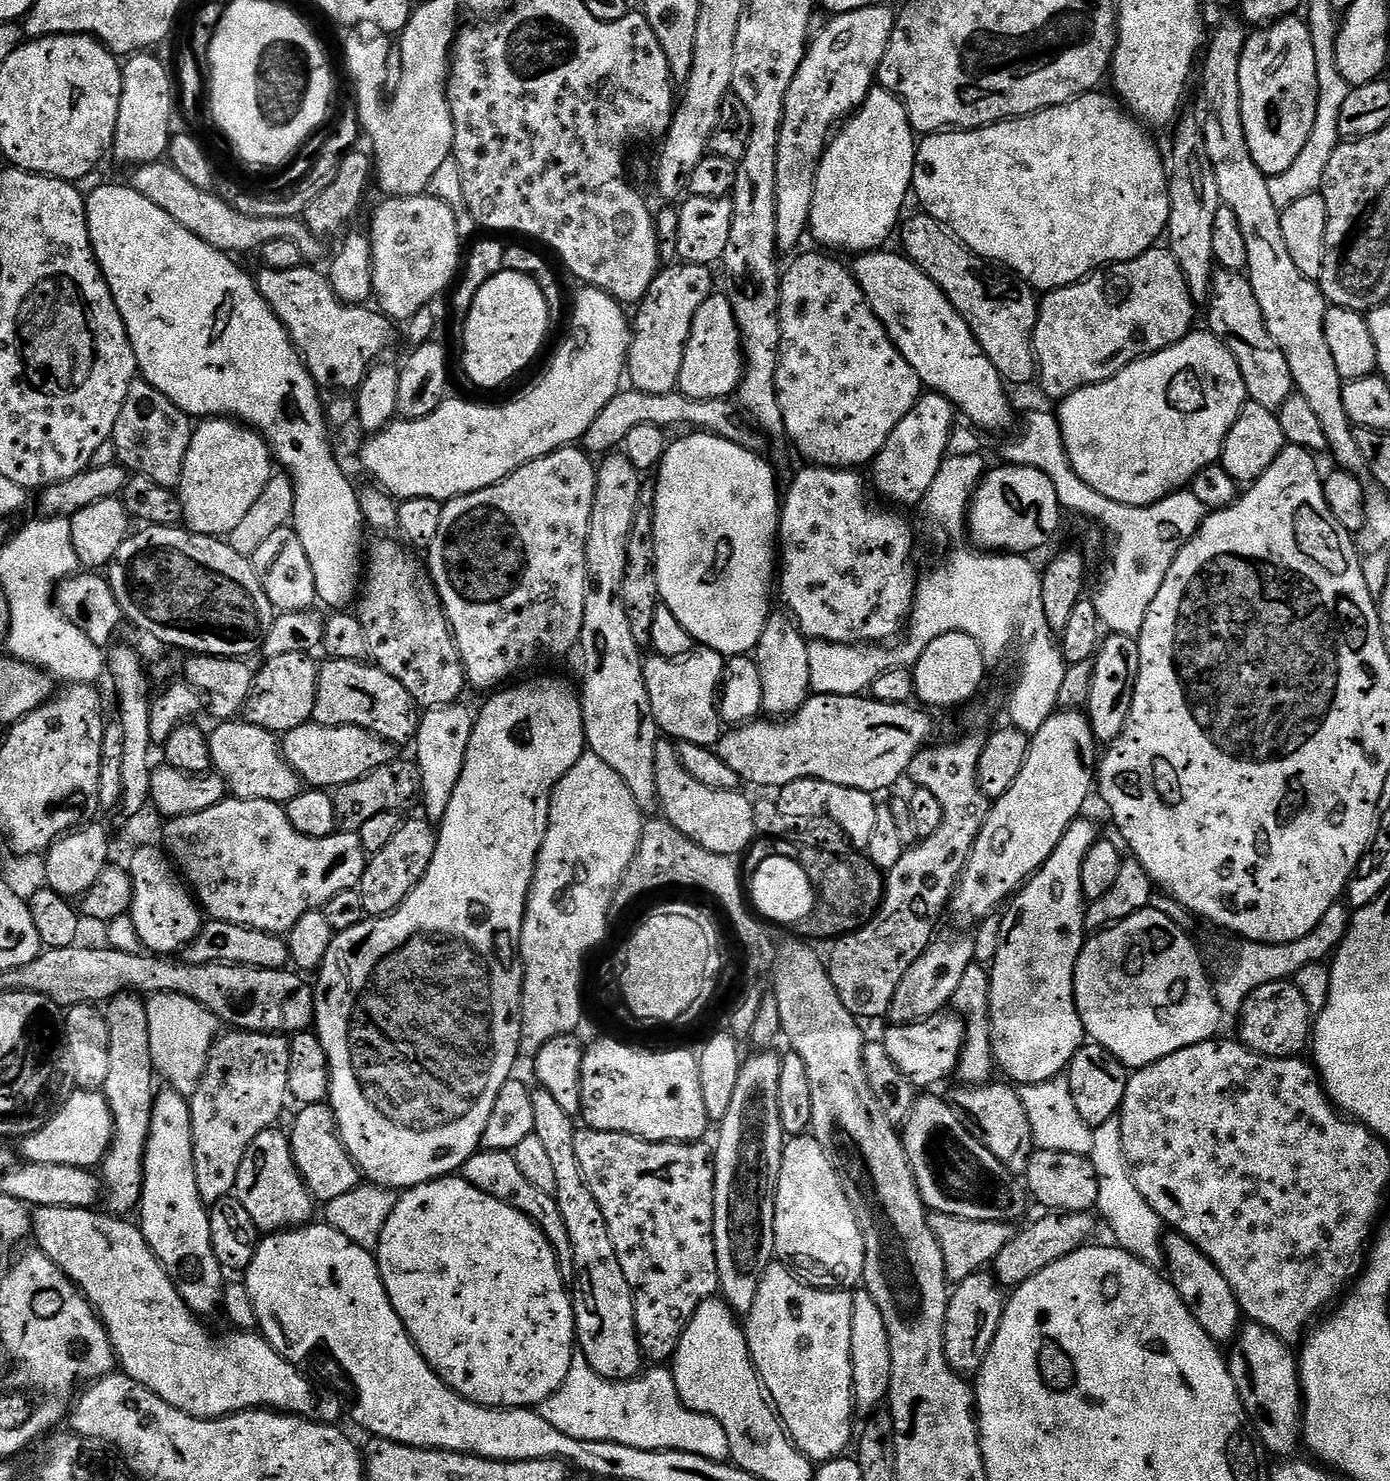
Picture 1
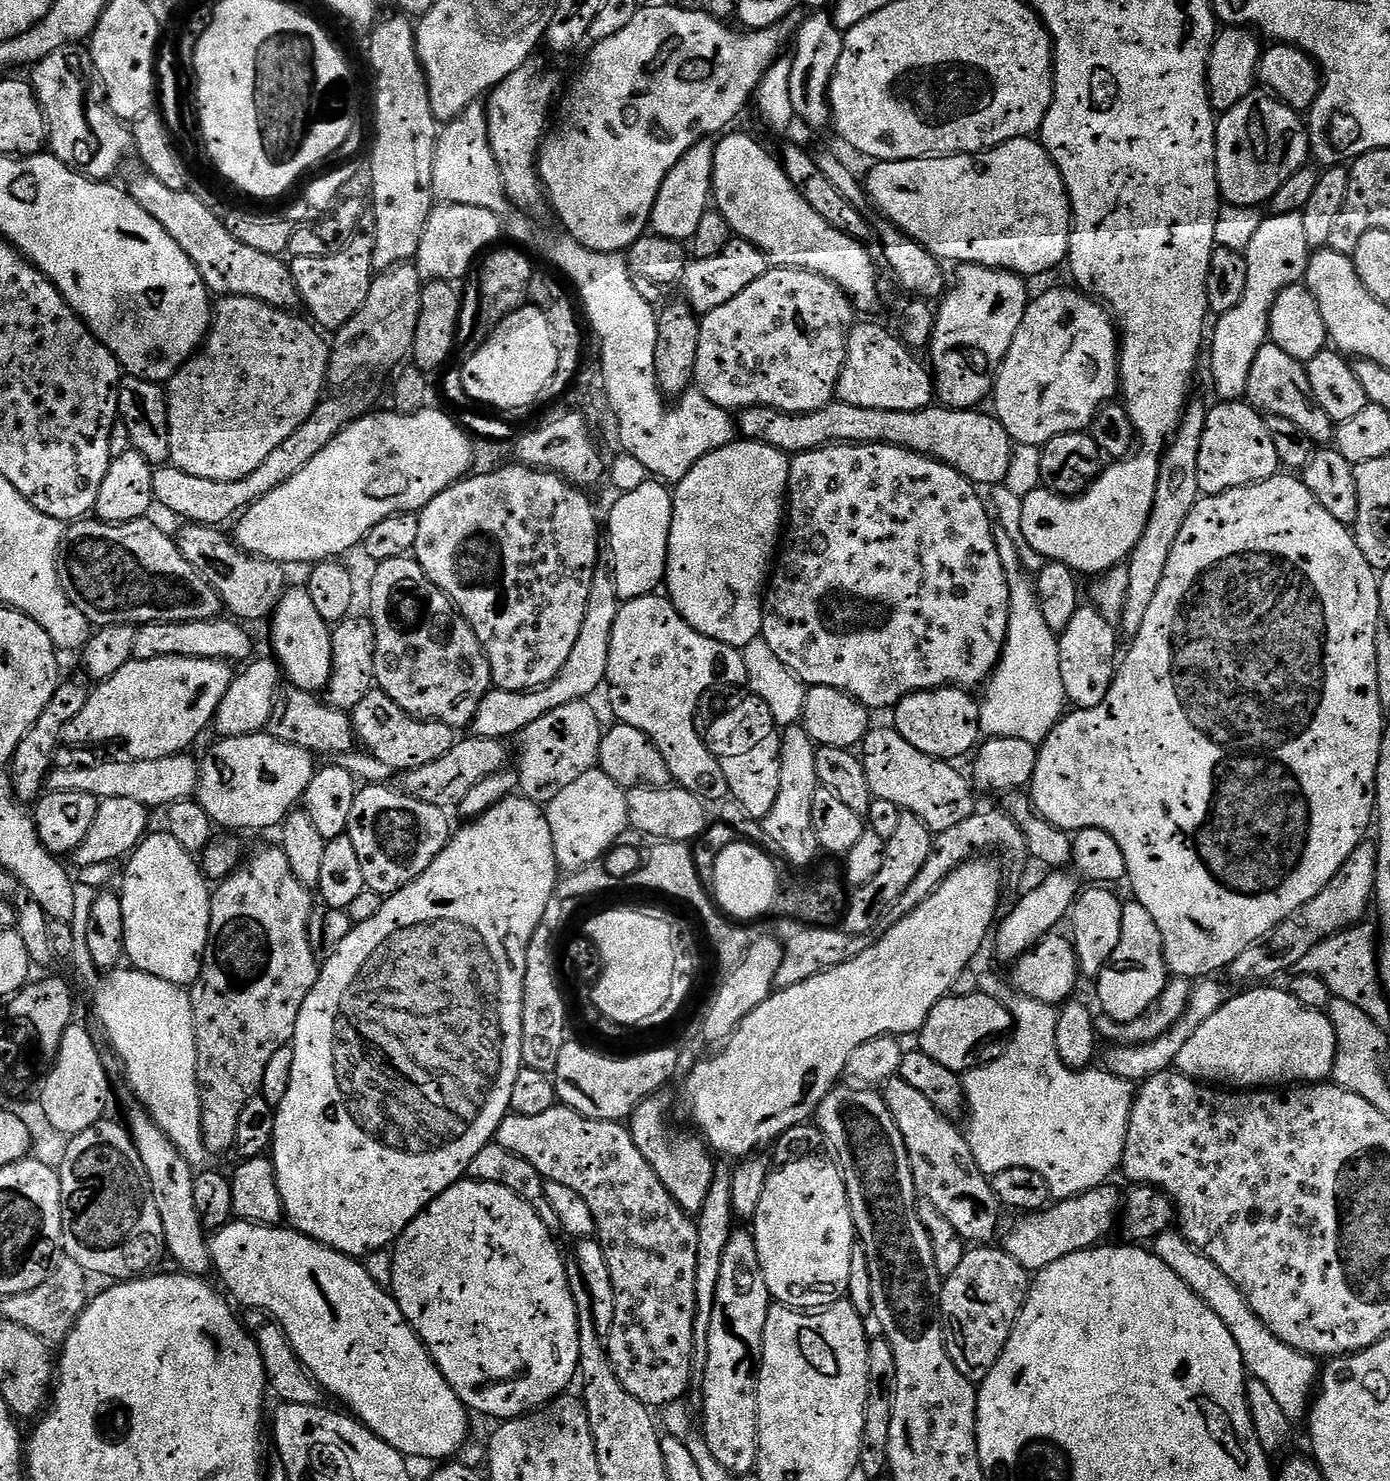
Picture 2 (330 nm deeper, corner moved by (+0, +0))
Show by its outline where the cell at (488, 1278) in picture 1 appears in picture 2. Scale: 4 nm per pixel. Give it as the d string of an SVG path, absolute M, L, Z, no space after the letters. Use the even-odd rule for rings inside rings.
M463 1179L459 1184L452 1184L440 1196L434 1199L412 1219L404 1233L398 1237L391 1249L394 1258L394 1274L390 1291L398 1302L406 1322L418 1334L418 1338L428 1348L433 1362L442 1370L442 1378L450 1382L454 1394L464 1403L465 1408L473 1413L481 1412L484 1416L493 1416L496 1422L515 1420L518 1416L537 1411L555 1400L557 1396L569 1391L568 1383L577 1379L580 1366L578 1350L578 1314L576 1303L572 1297L572 1288L568 1285L569 1265L564 1264L564 1256L556 1245L557 1237L538 1218L538 1214L525 1200L518 1198L506 1186L498 1186L494 1182Z

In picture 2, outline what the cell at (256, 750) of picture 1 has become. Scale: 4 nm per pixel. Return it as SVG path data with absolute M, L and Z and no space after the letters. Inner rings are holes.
M181 754L178 756L171 756L170 758L154 758L153 760L129 760L127 758L119 758L120 760L104 760L101 764L84 764L81 768L60 768L60 766L53 767L48 774L48 782L46 785L48 792L77 792L78 794L90 794L95 796L97 800L102 801L106 798L130 798L134 802L142 802L149 810L156 810L156 808L163 809L169 804L178 802L179 800L187 800L195 793L196 784L200 780L200 766L194 759L191 760L191 755Z

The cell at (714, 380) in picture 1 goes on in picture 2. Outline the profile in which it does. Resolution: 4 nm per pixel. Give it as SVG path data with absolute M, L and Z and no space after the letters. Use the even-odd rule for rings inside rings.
M769 267L758 282L742 294L722 302L718 310L703 313L698 338L694 388L714 406L743 410L766 406L783 412L813 412L833 403L836 383L848 350L848 333L854 327L854 305L838 285L805 268Z

